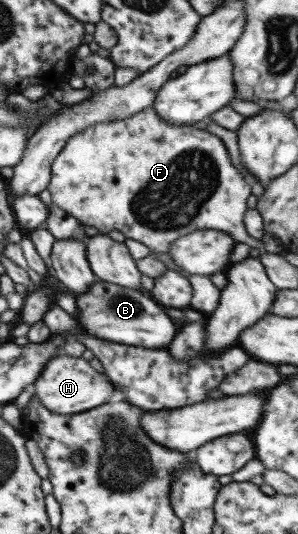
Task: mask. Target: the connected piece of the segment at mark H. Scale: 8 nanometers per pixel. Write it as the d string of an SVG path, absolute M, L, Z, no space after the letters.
M55 356L45 364L41 376L35 384L35 395L41 404L54 413L68 415L69 413L85 412L91 408L105 404L111 396L111 384L99 372L95 372L83 358Z

